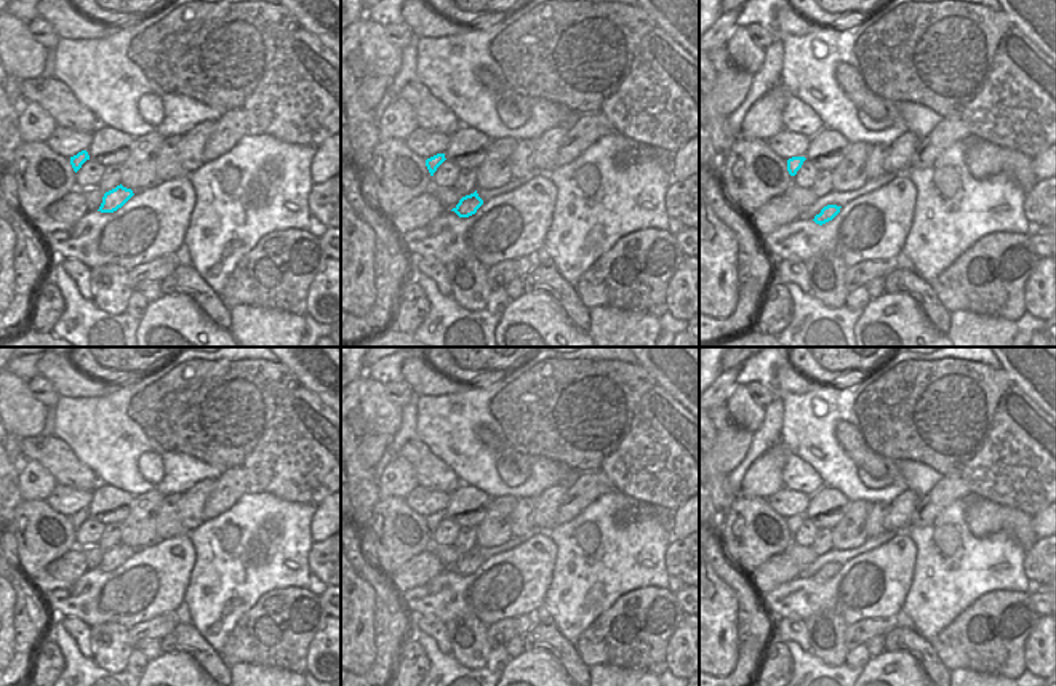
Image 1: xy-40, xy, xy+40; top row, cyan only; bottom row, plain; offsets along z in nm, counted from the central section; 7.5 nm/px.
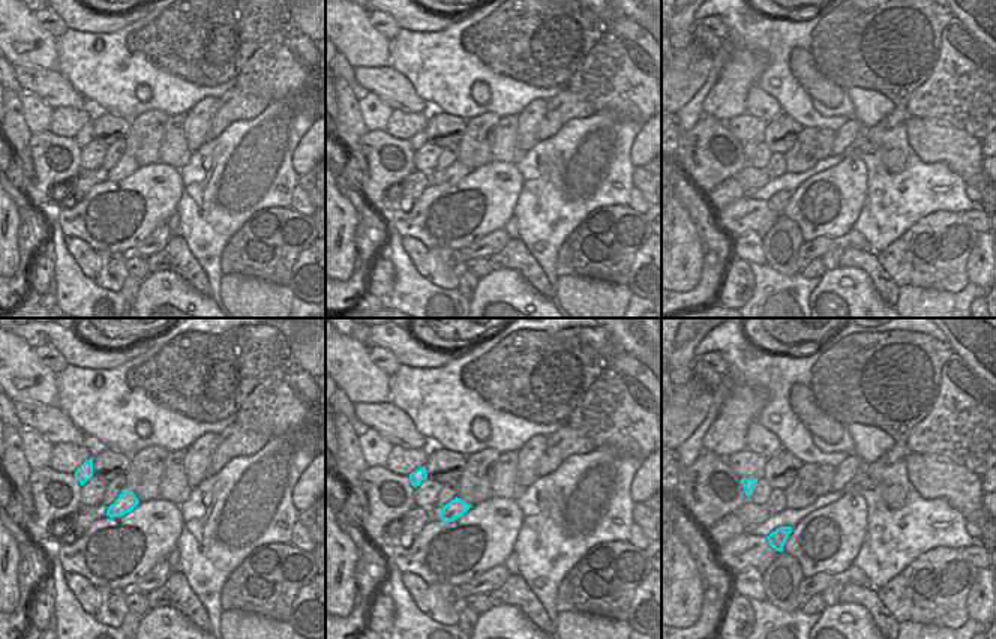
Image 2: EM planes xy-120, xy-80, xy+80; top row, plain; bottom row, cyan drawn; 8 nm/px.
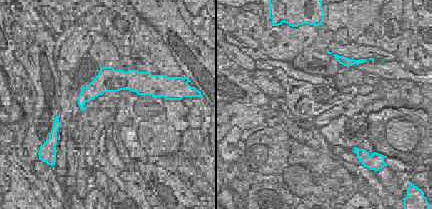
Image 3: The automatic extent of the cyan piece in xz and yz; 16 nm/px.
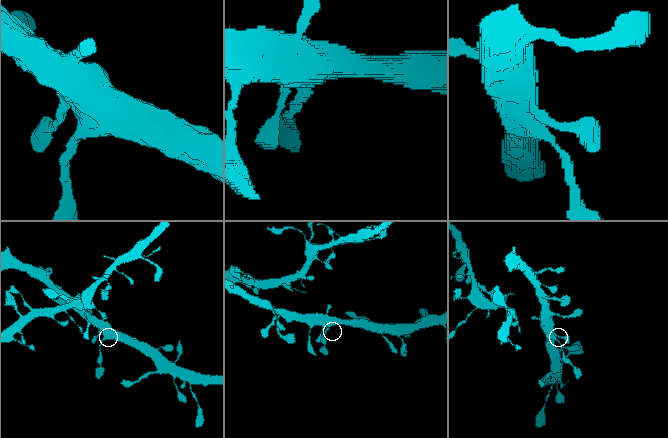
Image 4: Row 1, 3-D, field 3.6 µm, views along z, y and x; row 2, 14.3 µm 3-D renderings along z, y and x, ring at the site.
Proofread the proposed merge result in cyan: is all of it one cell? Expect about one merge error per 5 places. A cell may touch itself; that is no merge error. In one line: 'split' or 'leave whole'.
leave whole

